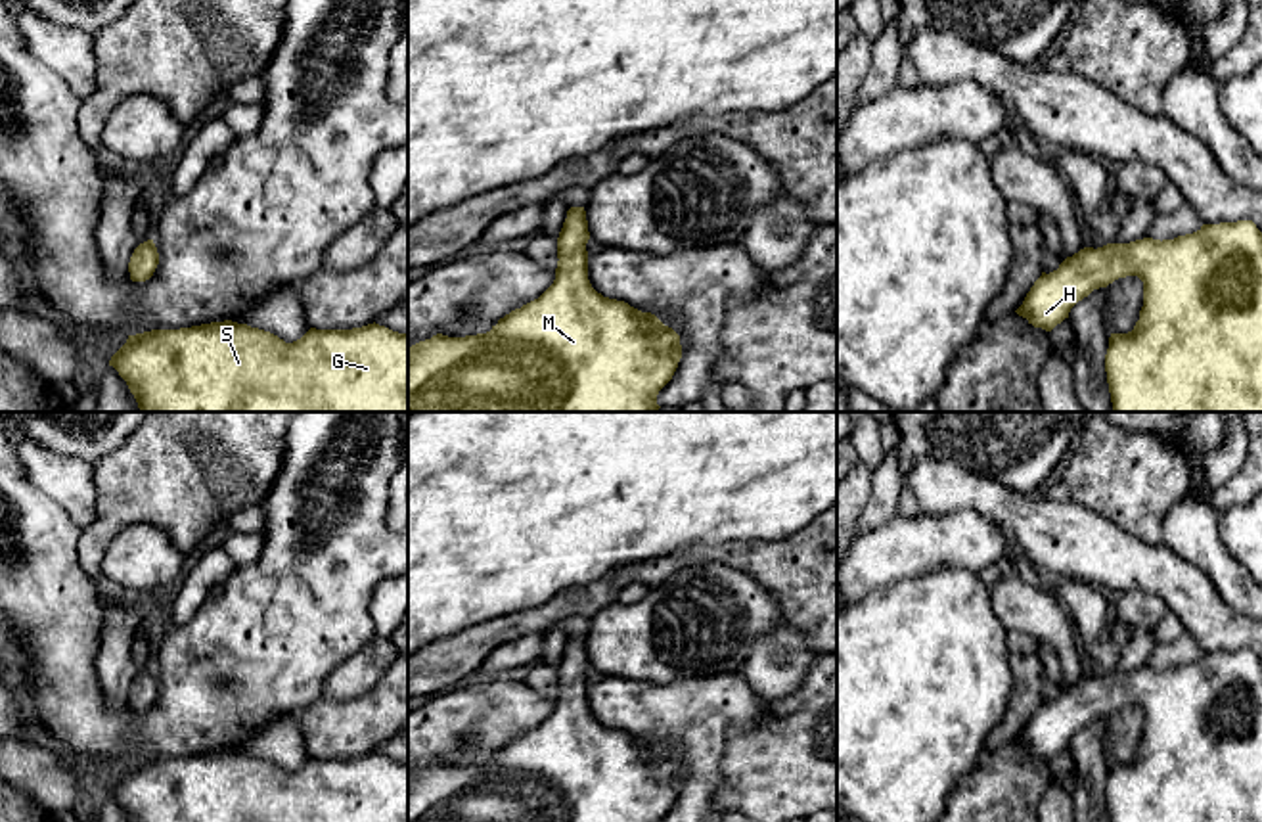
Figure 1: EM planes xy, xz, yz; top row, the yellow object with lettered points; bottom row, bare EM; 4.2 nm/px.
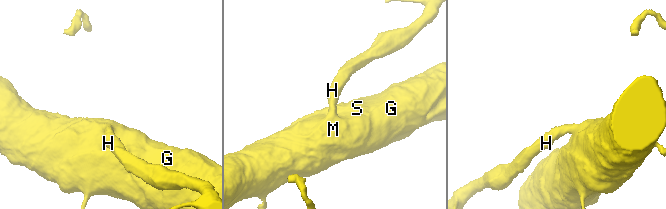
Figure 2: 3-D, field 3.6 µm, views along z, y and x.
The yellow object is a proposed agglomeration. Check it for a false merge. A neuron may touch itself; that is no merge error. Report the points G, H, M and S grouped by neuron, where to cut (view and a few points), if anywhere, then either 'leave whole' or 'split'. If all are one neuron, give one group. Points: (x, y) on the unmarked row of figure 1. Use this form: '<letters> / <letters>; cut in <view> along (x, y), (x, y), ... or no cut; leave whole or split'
G H M S; no cut; leave whole

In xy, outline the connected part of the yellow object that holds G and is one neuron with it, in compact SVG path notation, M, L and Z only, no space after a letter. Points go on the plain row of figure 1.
M224 749L128 765L109 795L130 822L408 822L408 765L373 751L352 759L310 757L301 768L285 772L270 761Z

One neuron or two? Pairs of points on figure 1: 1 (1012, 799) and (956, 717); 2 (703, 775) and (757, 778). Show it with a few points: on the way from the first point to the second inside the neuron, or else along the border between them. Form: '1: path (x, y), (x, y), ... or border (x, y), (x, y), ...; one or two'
1: border (987, 748), (979, 761), (952, 788); two
2: border (730, 732), (724, 744), (722, 780), (711, 801); two

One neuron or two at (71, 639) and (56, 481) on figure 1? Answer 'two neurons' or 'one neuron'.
two neurons

